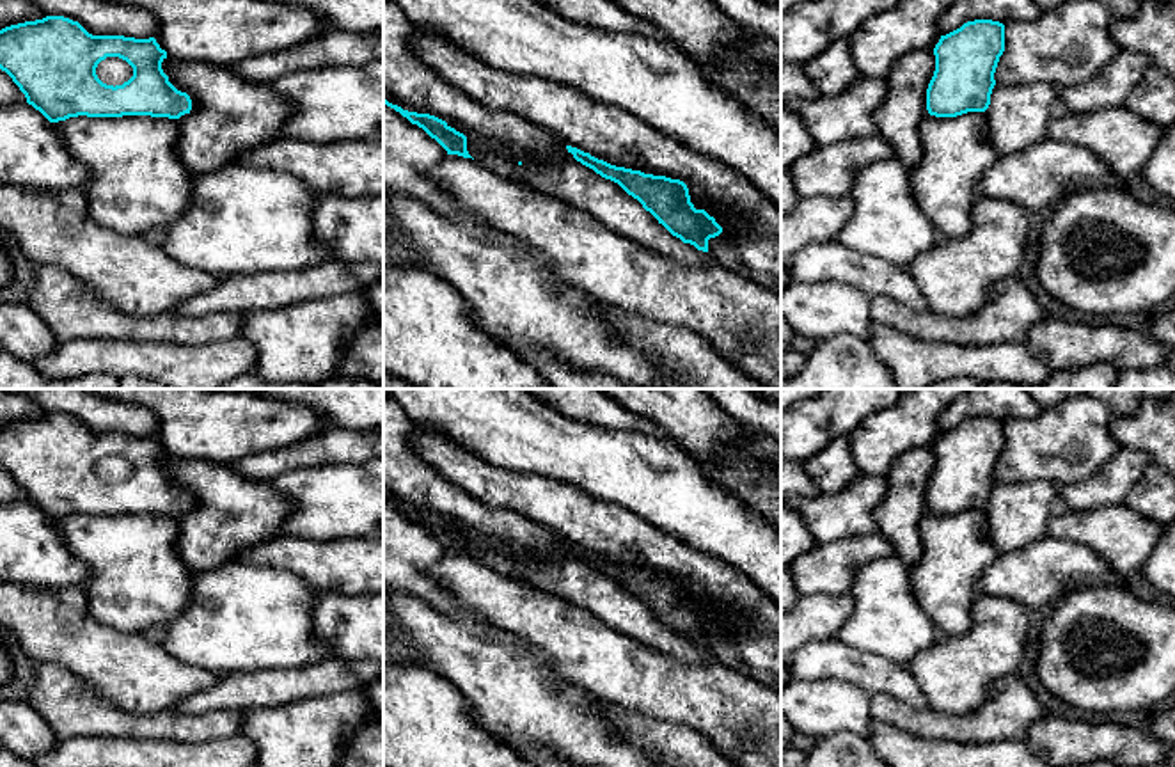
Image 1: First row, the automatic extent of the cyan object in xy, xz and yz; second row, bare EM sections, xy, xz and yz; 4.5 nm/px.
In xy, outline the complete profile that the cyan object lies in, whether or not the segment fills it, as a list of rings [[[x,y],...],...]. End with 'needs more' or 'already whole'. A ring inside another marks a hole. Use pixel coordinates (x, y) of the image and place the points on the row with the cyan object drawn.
[[[46,16],[0,30],[0,69],[50,123],[69,117],[151,115],[179,119],[192,99],[162,69],[167,51],[154,37],[92,36],[78,21]]] | needs more

